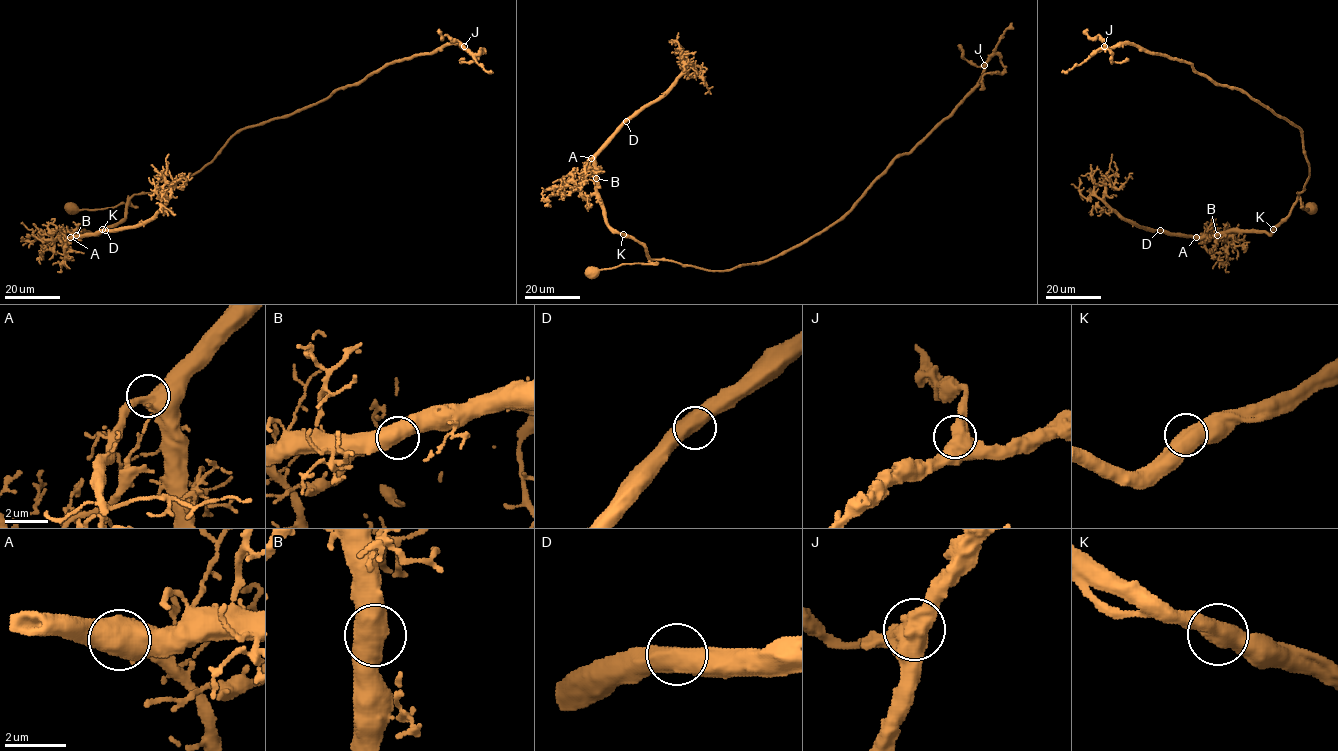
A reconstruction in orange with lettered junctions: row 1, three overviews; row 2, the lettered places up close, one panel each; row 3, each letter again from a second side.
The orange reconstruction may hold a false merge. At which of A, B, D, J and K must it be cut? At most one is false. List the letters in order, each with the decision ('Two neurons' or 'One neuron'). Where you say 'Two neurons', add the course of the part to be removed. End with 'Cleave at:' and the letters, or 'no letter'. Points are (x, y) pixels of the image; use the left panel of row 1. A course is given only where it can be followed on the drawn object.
A: One neuron
B: One neuron
D: One neuron
J: One neuron
K: One neuron
Cleave at: no letter

